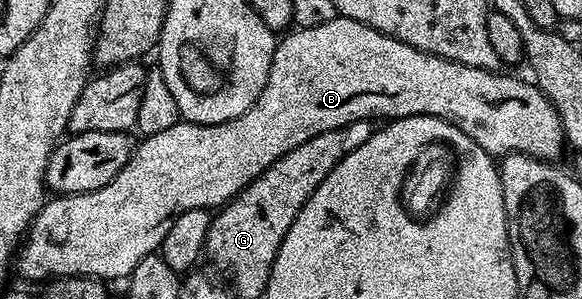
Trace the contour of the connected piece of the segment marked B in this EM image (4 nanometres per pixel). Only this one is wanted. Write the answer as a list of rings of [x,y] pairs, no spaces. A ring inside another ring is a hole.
[[[341,16],[328,20],[328,24],[316,24],[316,28],[291,29],[286,36],[283,42],[281,39],[275,45],[272,68],[260,96],[243,114],[211,126],[180,120],[165,132],[147,134],[135,145],[128,164],[124,164],[104,188],[51,197],[30,221],[30,228],[16,254],[16,270],[30,282],[45,283],[71,276],[129,279],[136,264],[161,247],[177,215],[189,210],[225,206],[253,178],[280,160],[280,156],[304,144],[304,140],[312,140],[312,136],[320,136],[320,132],[356,120],[393,120],[423,114],[460,128],[492,156],[526,154],[529,158],[553,163],[562,154],[566,142],[562,121],[546,93],[533,81],[525,82],[503,72],[472,68],[441,58],[439,54],[426,54],[370,26]]]

